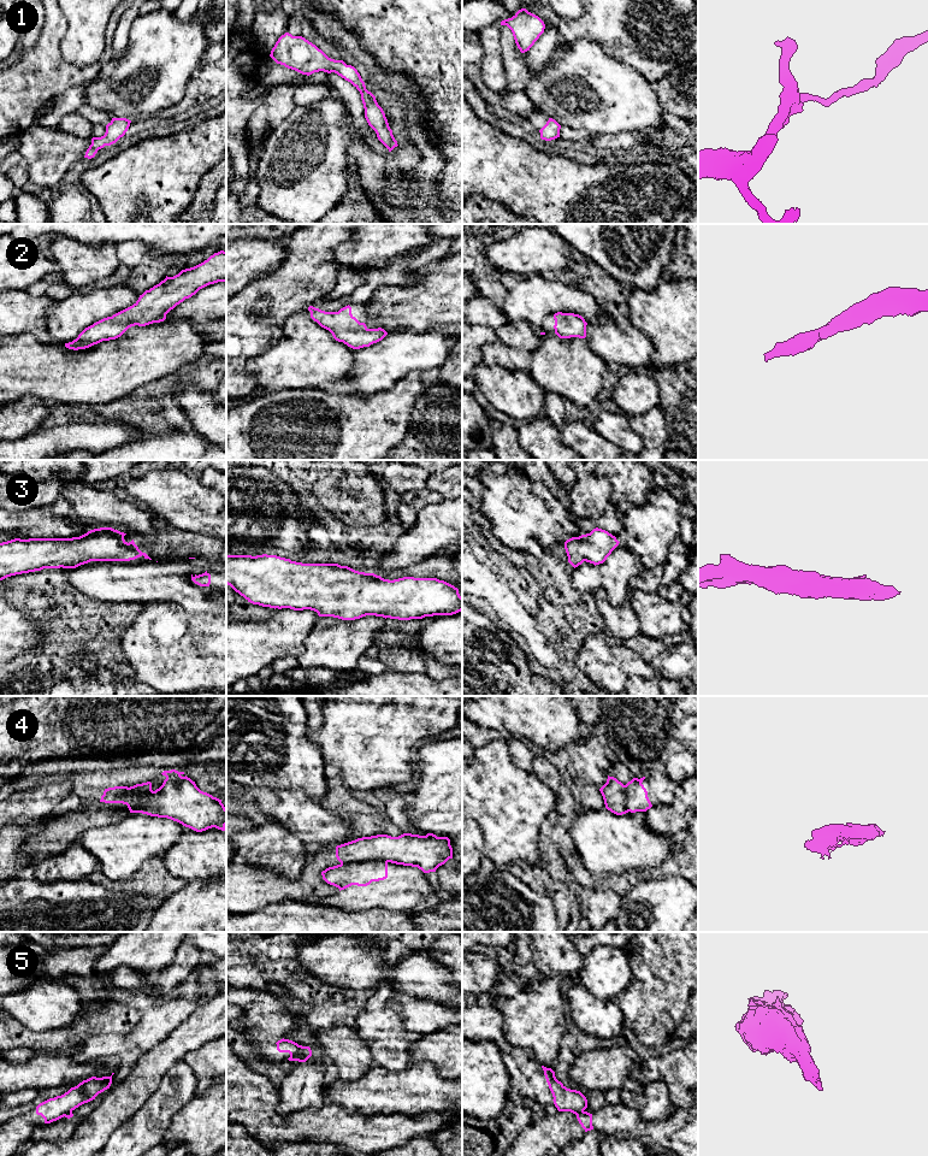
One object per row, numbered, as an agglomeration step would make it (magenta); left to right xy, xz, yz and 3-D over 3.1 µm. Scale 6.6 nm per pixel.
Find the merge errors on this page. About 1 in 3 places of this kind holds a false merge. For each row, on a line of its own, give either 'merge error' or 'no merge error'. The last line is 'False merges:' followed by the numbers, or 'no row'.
1: no merge error
2: no merge error
3: no merge error
4: merge error
5: merge error
False merges: 4, 5

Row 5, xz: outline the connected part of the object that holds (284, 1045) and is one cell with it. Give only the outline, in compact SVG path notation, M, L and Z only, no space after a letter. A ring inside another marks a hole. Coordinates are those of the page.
M284 1038L278 1040L276 1044L277 1044L277 1050L279 1052L289 1052L290 1054L290 1057L288 1058L289 1061L294 1061L295 1055L302 1046L292 1040L284 1039Z

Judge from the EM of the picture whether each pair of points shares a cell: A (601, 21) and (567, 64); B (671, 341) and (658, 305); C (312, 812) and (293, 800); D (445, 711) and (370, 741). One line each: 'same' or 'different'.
A: different
B: same
C: same
D: same

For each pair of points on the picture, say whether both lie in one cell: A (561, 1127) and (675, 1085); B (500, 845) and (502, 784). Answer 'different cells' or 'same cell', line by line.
A: different cells
B: same cell

